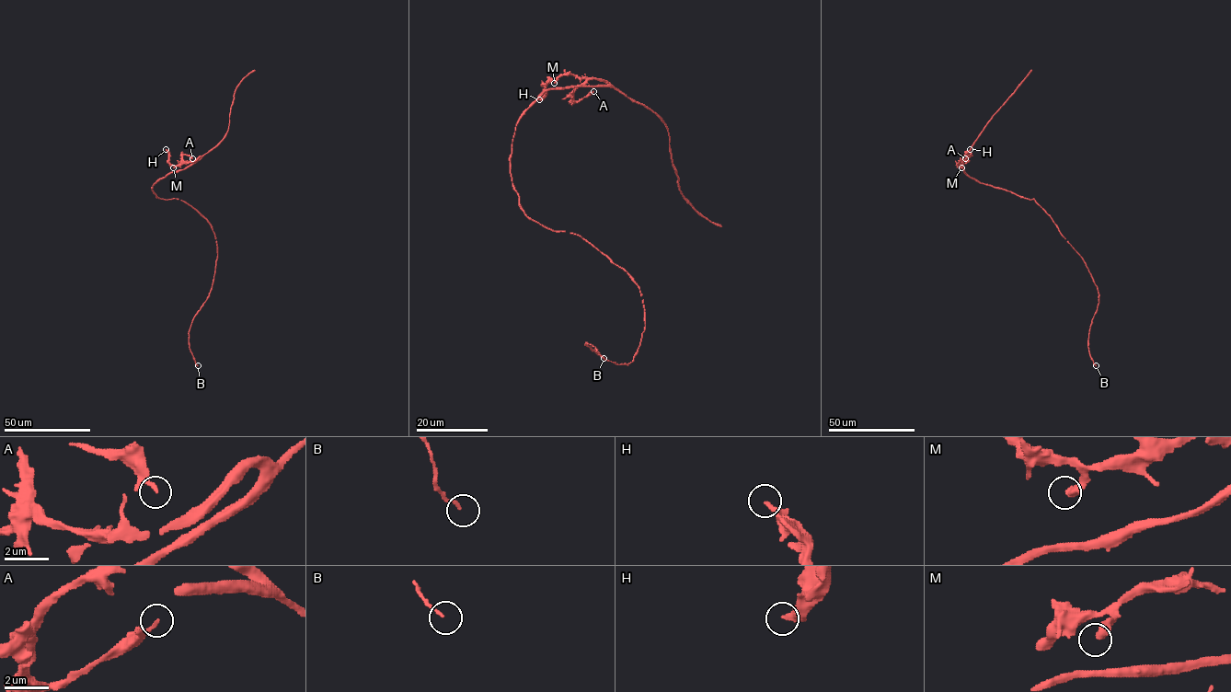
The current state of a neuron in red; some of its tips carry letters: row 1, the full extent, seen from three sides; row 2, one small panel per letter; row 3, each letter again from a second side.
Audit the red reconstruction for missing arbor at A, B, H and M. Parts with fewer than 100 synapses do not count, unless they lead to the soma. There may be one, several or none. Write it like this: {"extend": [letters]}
{"extend": []}

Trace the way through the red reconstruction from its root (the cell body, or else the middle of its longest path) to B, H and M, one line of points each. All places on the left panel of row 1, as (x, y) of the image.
B: (160, 198), (186, 201), (207, 220), (214, 235), (217, 258), (213, 282), (189, 332), (189, 349), (198, 365)
H: (160, 198), (152, 190), (153, 185), (201, 157), (171, 165), (166, 149)
M: (160, 198), (153, 191), (153, 185), (168, 173), (186, 168), (201, 156), (173, 167)

